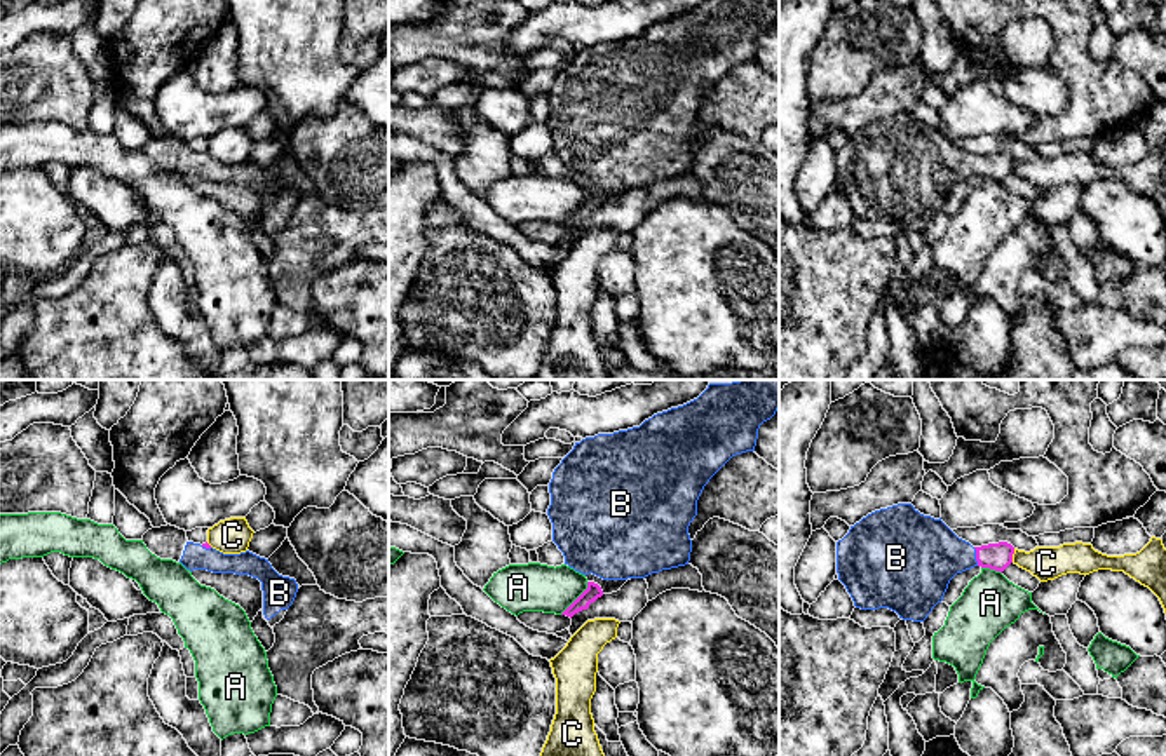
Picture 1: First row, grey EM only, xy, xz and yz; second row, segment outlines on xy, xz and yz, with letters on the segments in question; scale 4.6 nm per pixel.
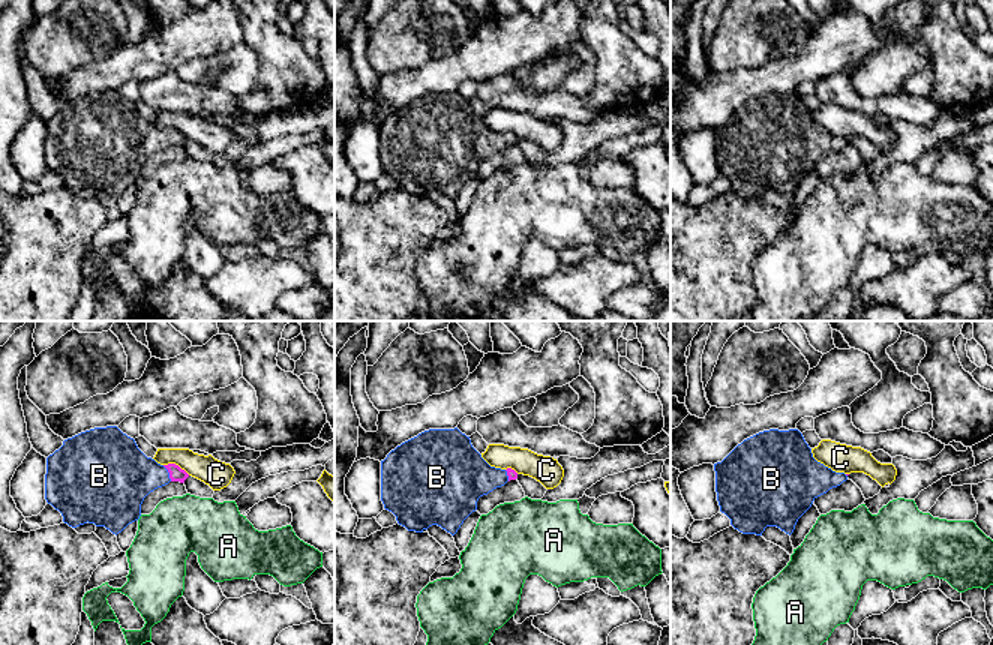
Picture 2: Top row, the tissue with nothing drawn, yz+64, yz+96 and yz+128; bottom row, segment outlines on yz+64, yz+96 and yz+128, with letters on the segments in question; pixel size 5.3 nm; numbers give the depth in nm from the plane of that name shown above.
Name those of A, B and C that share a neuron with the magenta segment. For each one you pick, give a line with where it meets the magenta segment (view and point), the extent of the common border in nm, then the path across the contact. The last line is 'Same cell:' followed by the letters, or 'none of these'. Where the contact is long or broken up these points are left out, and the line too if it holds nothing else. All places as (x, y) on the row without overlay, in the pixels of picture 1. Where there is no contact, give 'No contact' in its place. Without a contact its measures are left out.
B: Touches magenta at yz (976, 166). Shared border 90 nm. Path across: yz (996, 166), (976, 166), (922, 164)
Same cell: B

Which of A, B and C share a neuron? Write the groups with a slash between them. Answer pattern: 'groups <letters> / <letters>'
groups A / B / C

